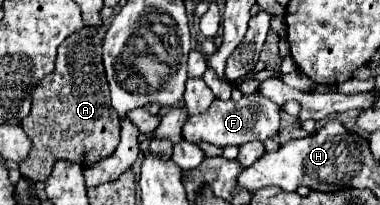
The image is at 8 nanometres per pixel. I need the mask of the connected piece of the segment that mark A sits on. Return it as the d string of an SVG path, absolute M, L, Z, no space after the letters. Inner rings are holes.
M83 28L59 46L55 70L37 84L31 114L21 120L21 128L33 144L29 156L19 162L21 176L45 182L59 160L87 168L115 152L119 144L119 114L111 106L109 84L101 64L101 40L103 32L99 28Z

